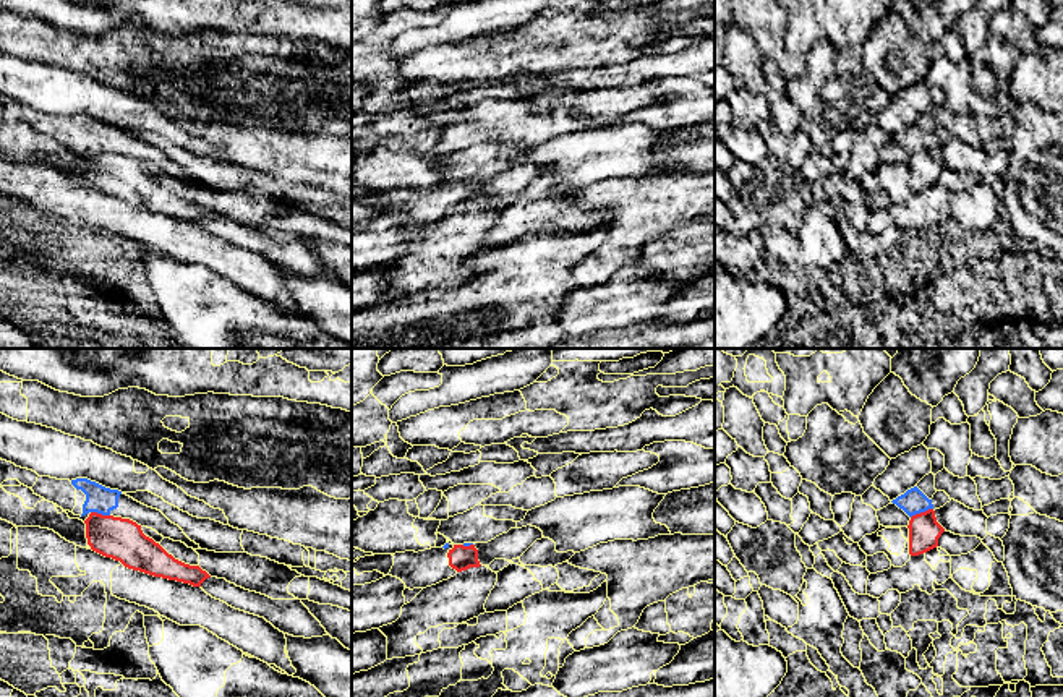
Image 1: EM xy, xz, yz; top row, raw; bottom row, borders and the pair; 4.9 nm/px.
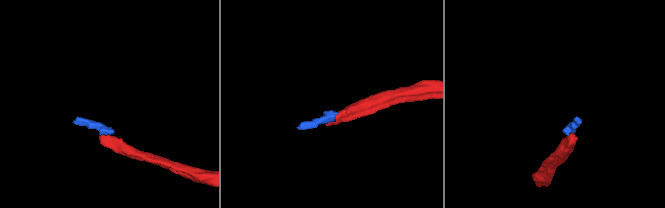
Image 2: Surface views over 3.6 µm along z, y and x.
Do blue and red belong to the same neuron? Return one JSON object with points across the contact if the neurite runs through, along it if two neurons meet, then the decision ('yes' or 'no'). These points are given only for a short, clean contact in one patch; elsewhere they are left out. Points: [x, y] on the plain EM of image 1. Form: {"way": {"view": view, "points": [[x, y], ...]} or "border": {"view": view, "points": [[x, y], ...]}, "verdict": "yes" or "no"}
{"border": {"view": "yz", "points": [[932, 145], [911, 154]]}, "verdict": "no"}

